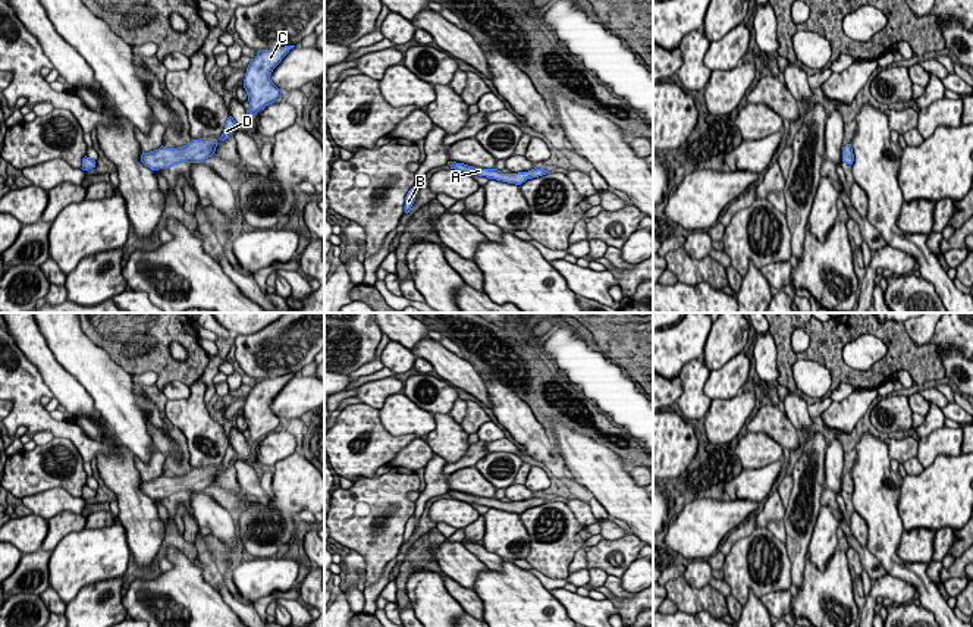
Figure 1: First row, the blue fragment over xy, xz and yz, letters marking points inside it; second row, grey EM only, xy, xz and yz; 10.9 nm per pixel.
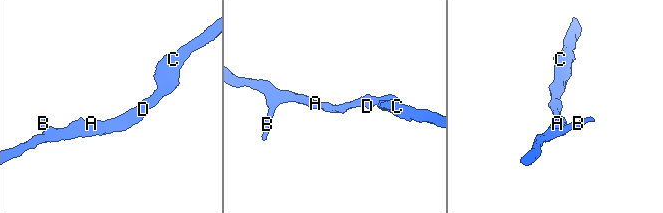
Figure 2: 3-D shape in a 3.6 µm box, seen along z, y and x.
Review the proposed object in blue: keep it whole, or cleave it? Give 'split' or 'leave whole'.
leave whole

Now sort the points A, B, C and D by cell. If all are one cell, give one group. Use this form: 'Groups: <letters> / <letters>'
Groups: A B C D

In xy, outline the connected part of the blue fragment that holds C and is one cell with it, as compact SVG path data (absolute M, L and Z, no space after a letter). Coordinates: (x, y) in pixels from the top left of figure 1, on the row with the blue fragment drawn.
M285 46L261 50L254 59L251 59L244 79L244 88L249 101L249 109L247 110L249 117L260 109L274 103L282 94L282 91L272 82L270 75L294 47L295 46Z

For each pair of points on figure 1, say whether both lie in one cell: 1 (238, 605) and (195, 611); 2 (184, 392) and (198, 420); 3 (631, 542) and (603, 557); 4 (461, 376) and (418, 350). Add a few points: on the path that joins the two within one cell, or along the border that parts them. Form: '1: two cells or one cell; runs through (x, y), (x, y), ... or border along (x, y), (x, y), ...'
1: two cells; border along (217, 591), (234, 611)
2: two cells; border along (190, 386), (190, 394), (185, 398), (168, 400)
3: one cell; runs through (624, 546), (611, 549)
4: one cell; runs through (451, 367), (429, 350)

